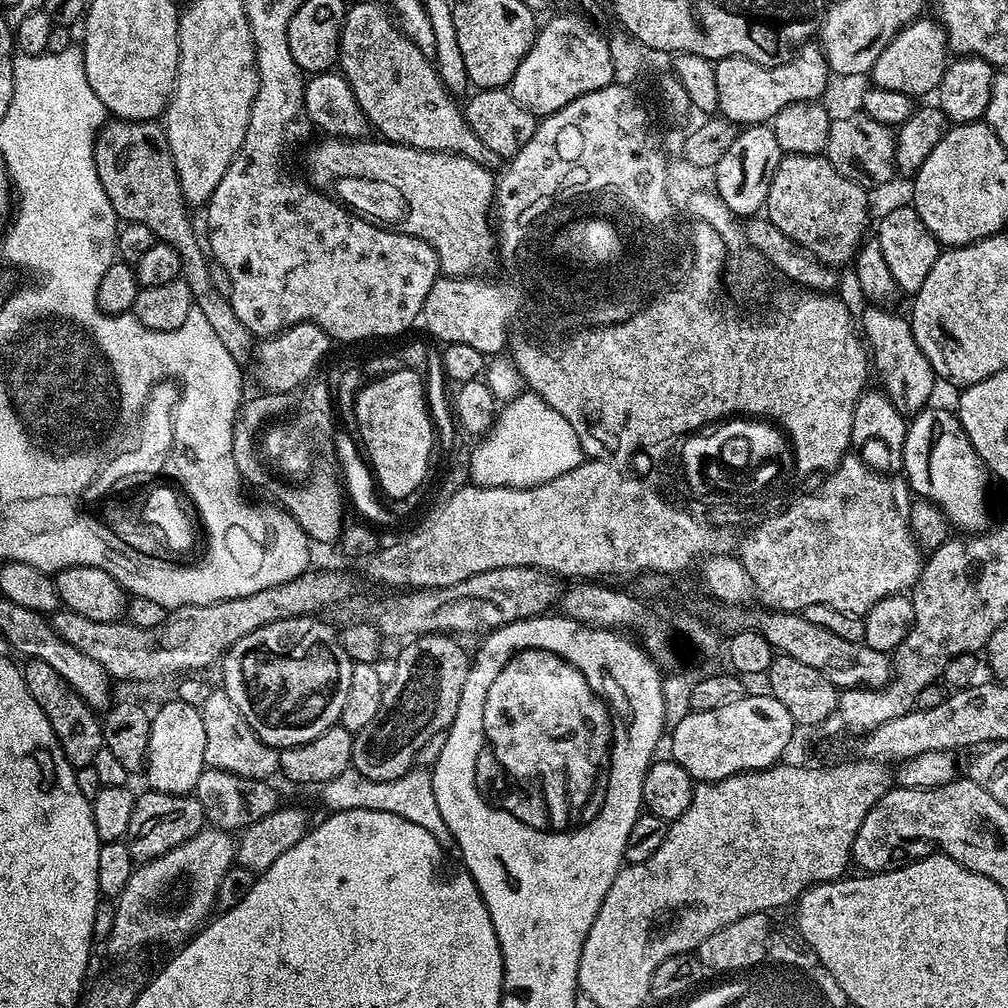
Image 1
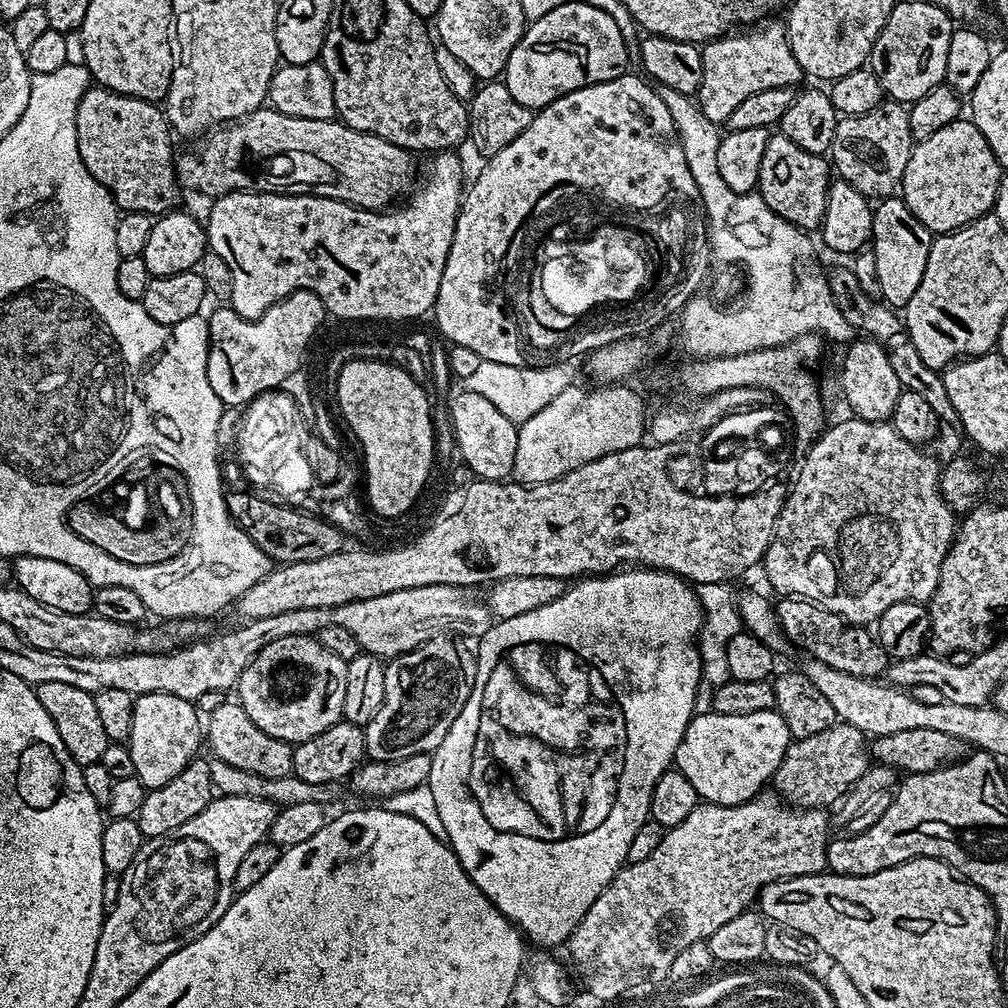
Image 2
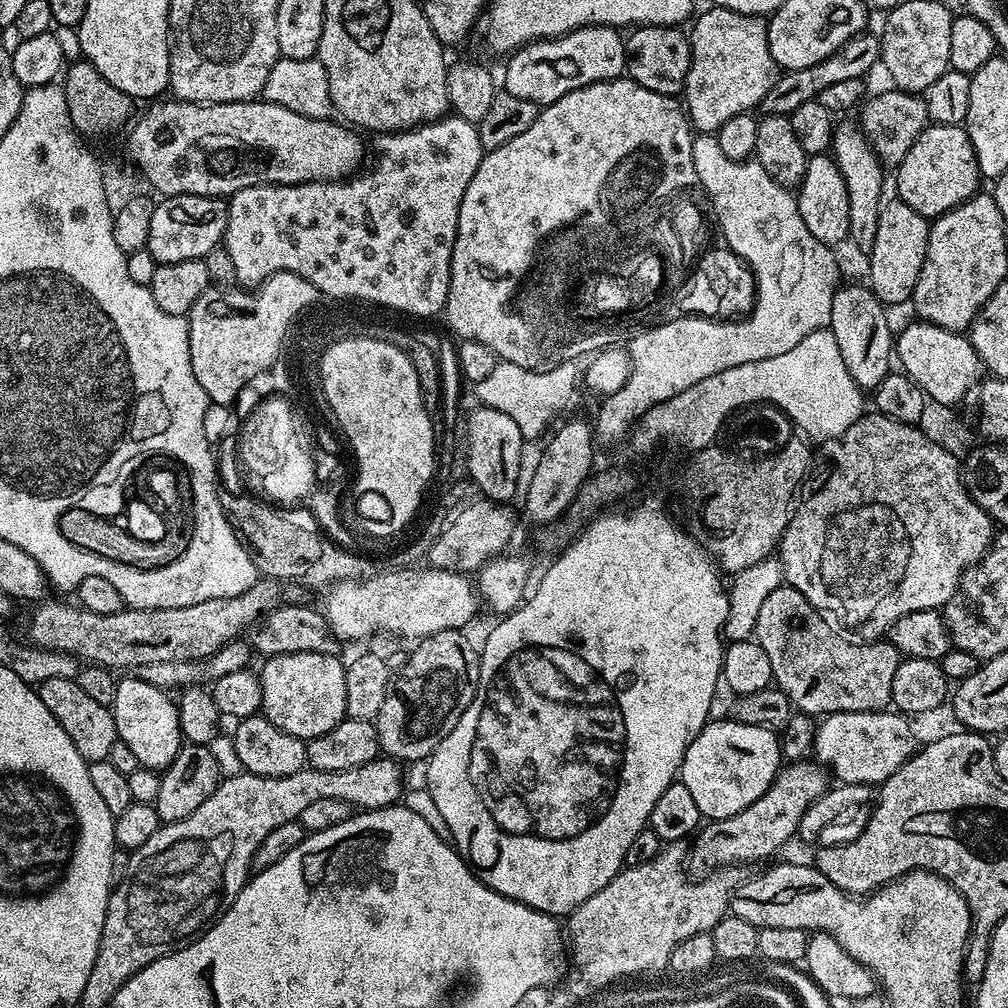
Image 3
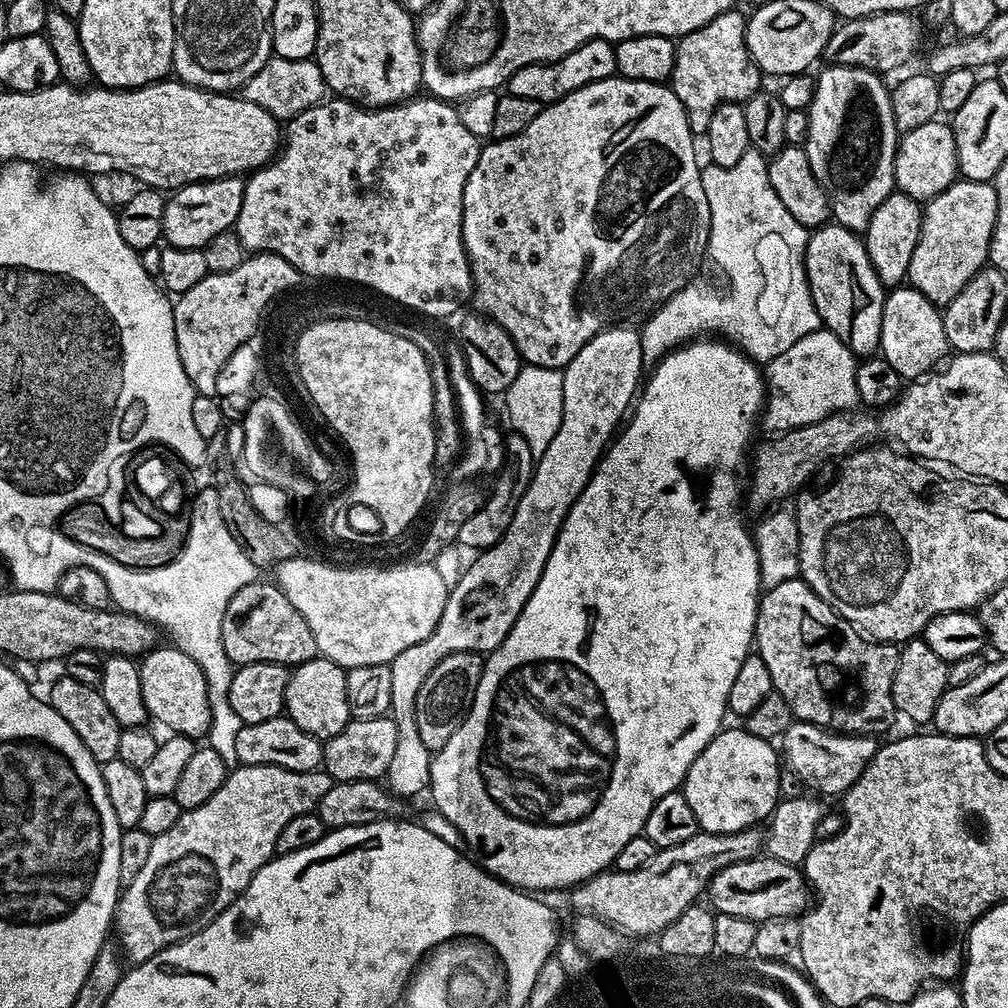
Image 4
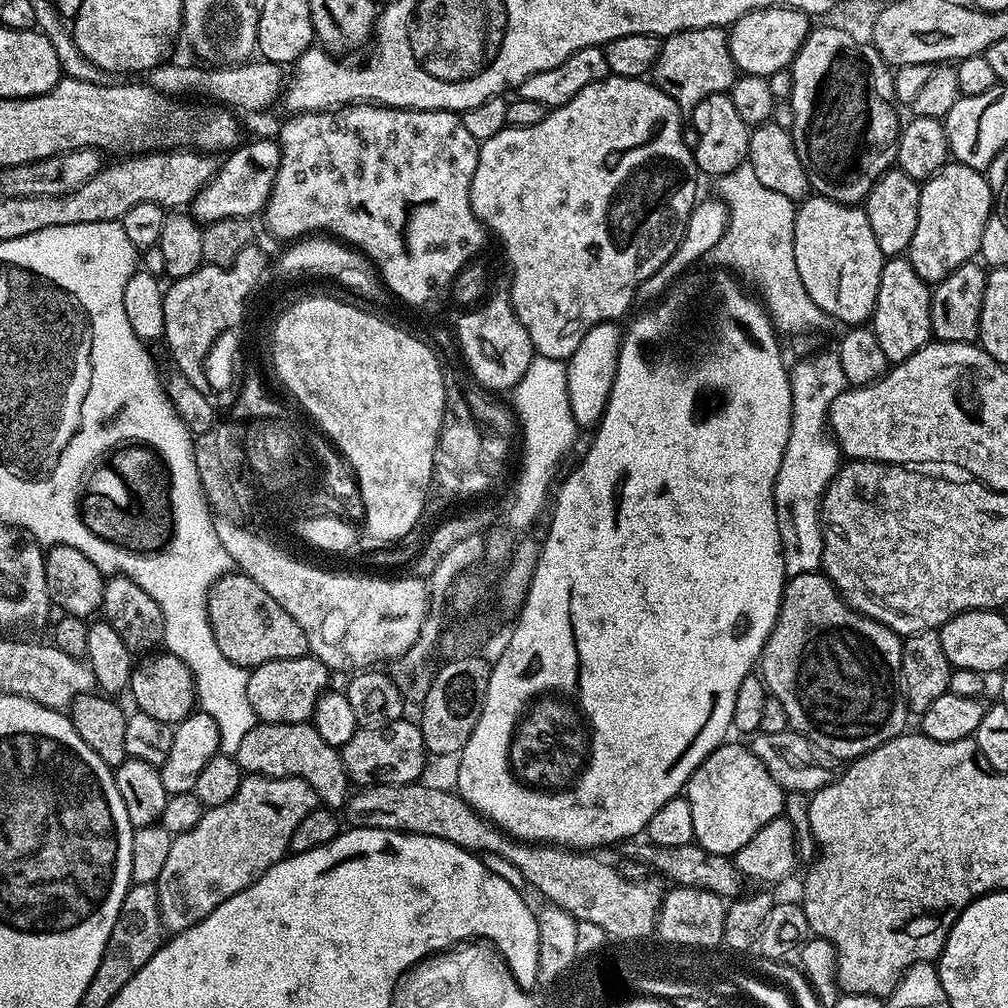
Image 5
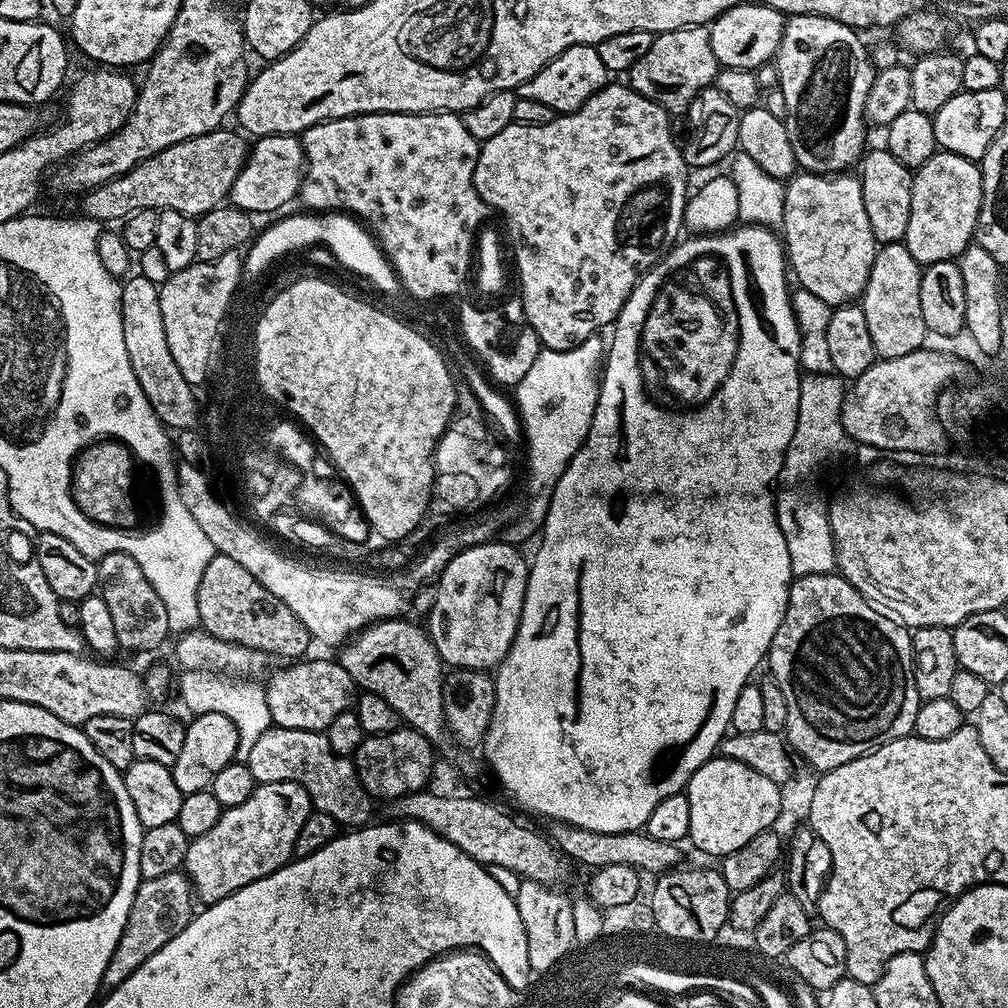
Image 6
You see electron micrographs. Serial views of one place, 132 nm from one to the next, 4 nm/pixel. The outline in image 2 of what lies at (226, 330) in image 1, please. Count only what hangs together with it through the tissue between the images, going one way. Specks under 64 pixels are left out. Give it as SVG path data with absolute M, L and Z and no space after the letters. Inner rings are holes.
M90 86L78 102L76 137L86 170L111 194L121 213L145 212L159 218L179 205L176 203L182 189L176 178L173 137L165 109L159 103Z

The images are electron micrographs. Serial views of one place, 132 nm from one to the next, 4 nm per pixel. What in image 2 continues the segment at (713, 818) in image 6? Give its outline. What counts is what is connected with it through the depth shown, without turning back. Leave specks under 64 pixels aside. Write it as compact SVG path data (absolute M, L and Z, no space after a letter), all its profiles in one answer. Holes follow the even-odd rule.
M709 710L693 715L692 721L686 726L682 742L678 742L674 768L690 781L690 786L694 786L701 801L722 806L738 806L761 795L763 788L760 787L775 777L792 741L786 722L782 722L775 710L758 710L758 714L718 714Z

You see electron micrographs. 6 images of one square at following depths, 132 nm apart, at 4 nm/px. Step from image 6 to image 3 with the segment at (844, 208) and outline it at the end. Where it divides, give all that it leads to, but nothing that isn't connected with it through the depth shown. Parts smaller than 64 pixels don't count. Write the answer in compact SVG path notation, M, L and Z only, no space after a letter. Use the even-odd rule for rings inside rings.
M845 283L836 289L834 306L830 310L830 330L838 342L838 351L842 354L842 362L846 362L846 370L850 370L850 378L861 390L874 390L886 378L894 364L894 328L888 325L885 305L876 299L871 287L860 284Z

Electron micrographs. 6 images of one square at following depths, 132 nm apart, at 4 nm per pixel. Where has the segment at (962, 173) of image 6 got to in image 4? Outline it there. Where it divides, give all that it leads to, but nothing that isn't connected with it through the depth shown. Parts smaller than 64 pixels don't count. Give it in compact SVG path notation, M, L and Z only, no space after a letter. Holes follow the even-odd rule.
M958 178L942 194L927 201L922 208L924 217L918 234L918 246L914 246L914 258L910 258L910 270L907 283L916 288L931 304L943 306L949 304L989 263L988 251L992 235L996 229L996 215L998 214L998 194L995 183L987 180L965 180Z

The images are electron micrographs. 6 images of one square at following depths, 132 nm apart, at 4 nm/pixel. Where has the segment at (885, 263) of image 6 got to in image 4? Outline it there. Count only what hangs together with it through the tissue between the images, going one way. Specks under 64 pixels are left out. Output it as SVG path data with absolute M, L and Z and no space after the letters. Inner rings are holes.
M893 287L884 297L879 355L890 362L890 366L894 366L894 370L898 370L905 381L911 382L933 371L949 352L941 309L931 304L916 288Z

